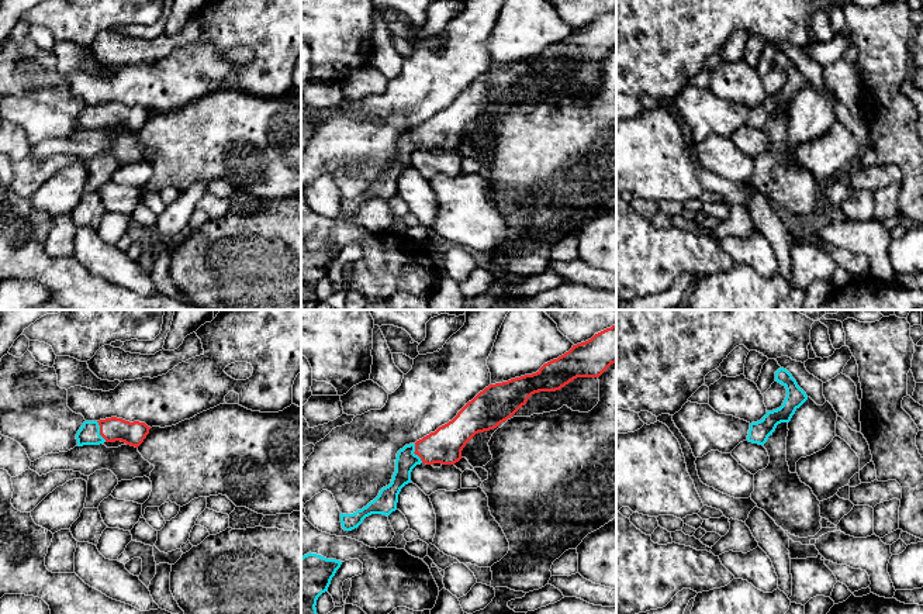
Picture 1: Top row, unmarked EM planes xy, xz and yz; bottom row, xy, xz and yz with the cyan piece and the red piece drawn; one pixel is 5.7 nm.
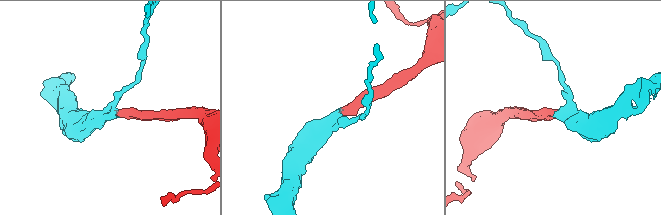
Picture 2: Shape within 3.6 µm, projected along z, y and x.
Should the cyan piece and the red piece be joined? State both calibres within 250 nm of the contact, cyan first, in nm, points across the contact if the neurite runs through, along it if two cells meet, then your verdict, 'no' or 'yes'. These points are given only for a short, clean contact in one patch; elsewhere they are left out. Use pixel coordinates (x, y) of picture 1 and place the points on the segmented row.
calibres 130 and 140 nm; way xy (89, 434), (99, 431), (111, 430); yes

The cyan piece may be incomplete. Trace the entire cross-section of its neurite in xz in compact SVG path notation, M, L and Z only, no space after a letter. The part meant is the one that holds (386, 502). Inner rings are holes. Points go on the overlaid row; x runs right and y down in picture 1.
M616 324L585 342L573 345L568 352L545 363L536 373L490 384L452 421L400 449L391 483L362 510L353 514L340 513L342 528L352 531L371 514L388 517L397 510L398 494L405 484L411 483L411 472L416 465L454 465L476 434L499 427L525 406L532 394L560 390L577 377L599 377L615 362Z

